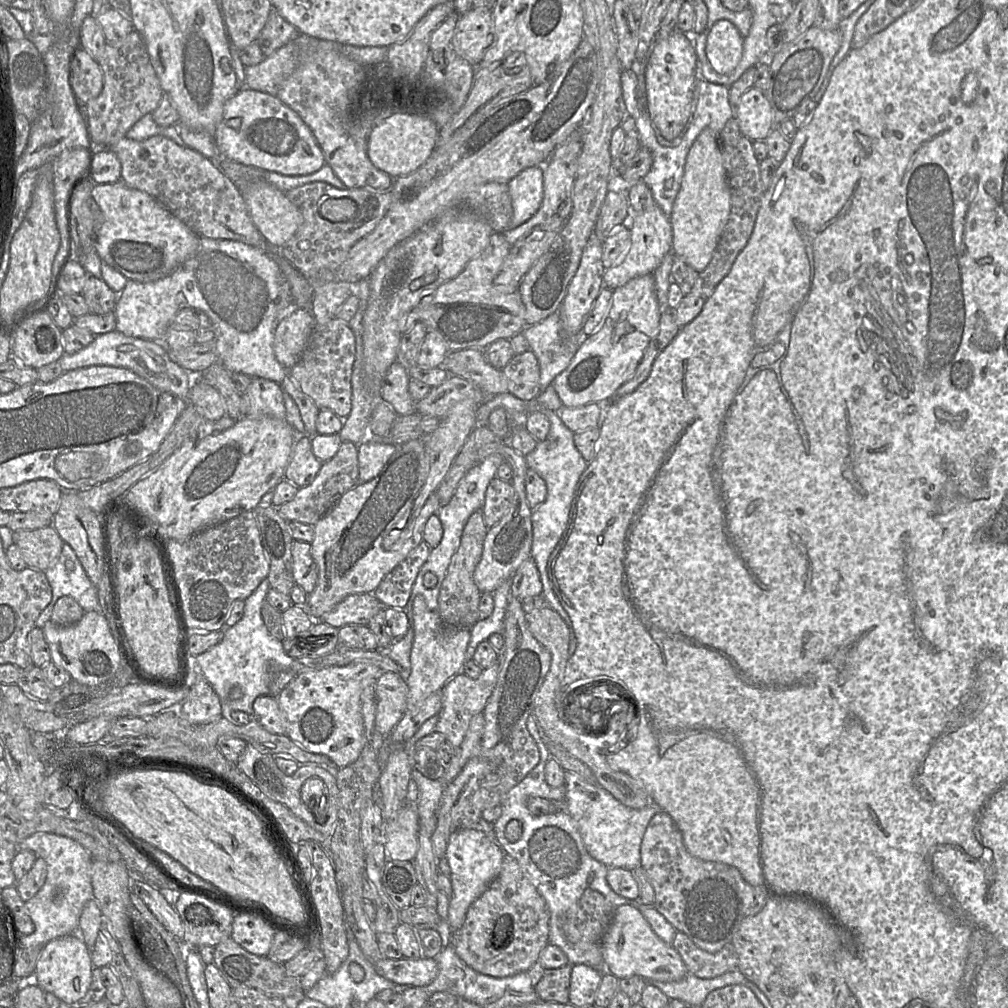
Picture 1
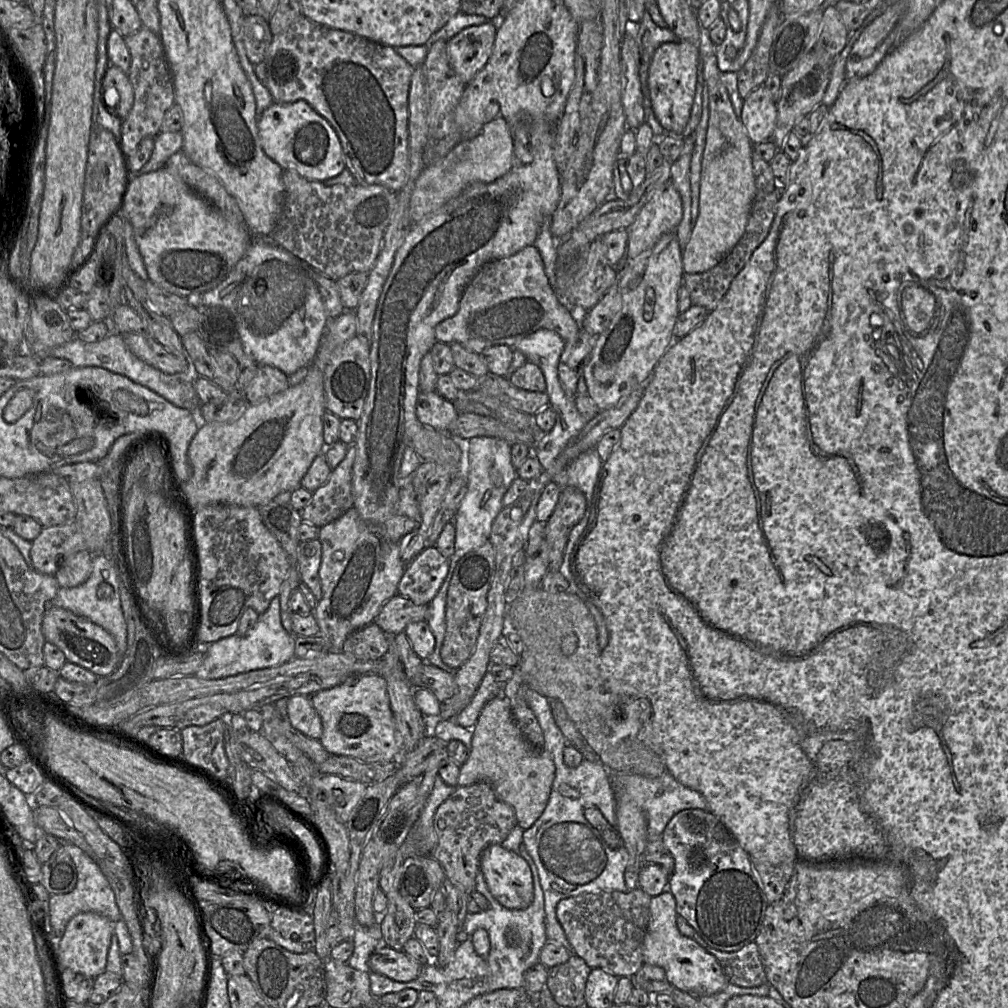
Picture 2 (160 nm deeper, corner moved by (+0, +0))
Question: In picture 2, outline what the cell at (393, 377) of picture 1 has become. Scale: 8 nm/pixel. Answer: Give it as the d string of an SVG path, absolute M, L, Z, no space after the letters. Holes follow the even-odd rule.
M420 391L416 405L416 416L424 426L448 432L450 425L458 415L459 412L453 401L445 400L436 392Z

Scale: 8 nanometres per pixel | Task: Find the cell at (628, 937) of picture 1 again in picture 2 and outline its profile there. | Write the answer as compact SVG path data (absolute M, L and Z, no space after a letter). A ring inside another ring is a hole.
M664 892L651 898L650 920L643 941L644 965L656 965L666 972L666 981L696 997L723 991L729 981L717 958L707 948L683 936L677 927L678 913L672 893Z

